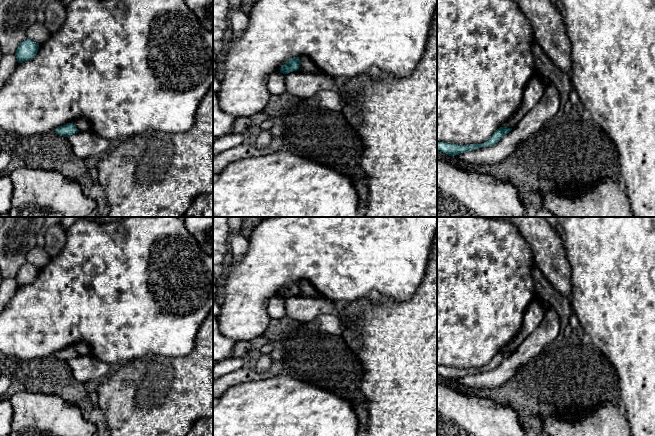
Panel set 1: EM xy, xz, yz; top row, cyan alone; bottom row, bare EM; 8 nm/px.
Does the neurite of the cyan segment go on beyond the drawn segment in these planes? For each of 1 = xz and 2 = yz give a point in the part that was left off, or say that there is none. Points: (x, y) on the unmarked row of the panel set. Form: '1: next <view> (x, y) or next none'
1: next none
2: next none

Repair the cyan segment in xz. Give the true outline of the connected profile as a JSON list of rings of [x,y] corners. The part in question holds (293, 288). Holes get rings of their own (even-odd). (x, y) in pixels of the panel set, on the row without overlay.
[[[293,281],[290,284],[288,284],[280,293],[280,296],[283,298],[288,298],[293,295],[299,294],[300,290],[300,282],[299,281]]]

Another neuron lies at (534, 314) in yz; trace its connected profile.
[[[532,300],[523,317],[523,325],[520,332],[502,348],[502,351],[514,352],[522,341],[531,334],[542,322],[545,306],[537,300]]]

